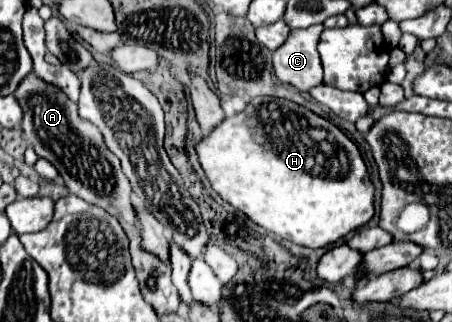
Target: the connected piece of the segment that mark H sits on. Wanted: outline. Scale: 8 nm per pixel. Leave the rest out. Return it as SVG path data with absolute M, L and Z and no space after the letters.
M254 98L244 112L226 118L196 146L212 188L258 226L306 248L334 244L374 216L374 184L356 144L332 122L282 98Z

